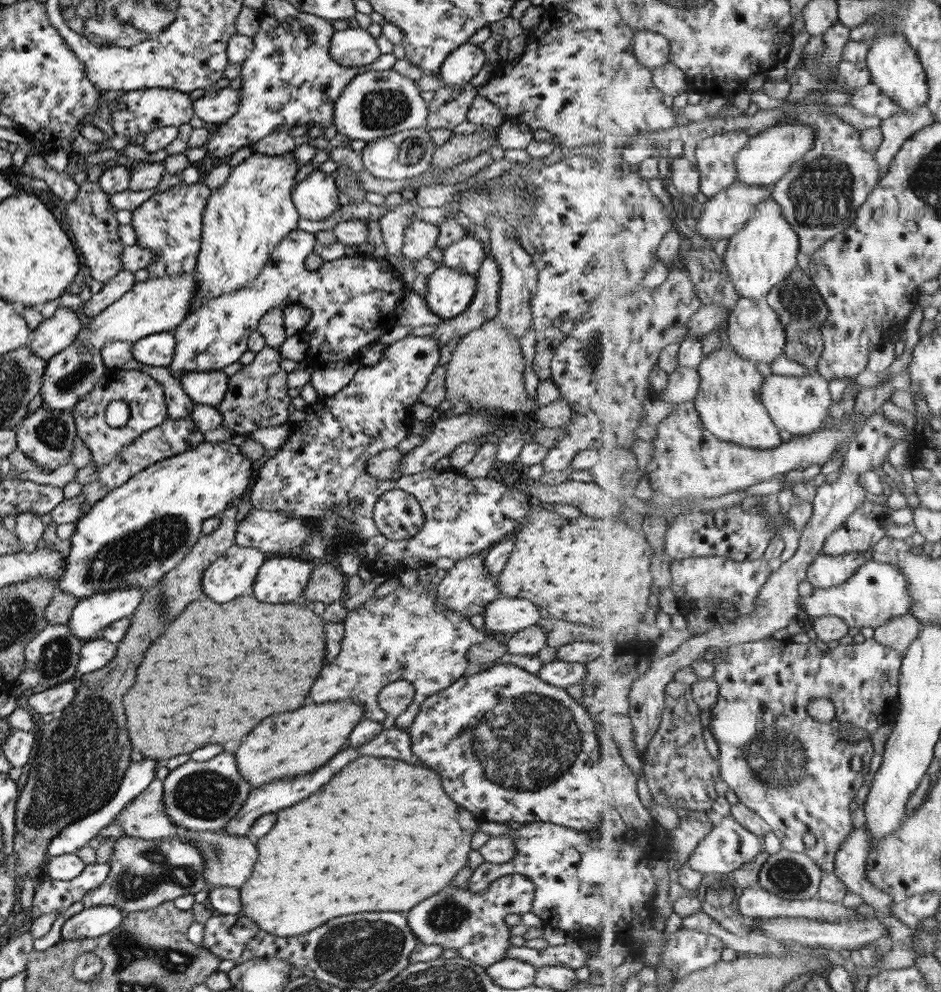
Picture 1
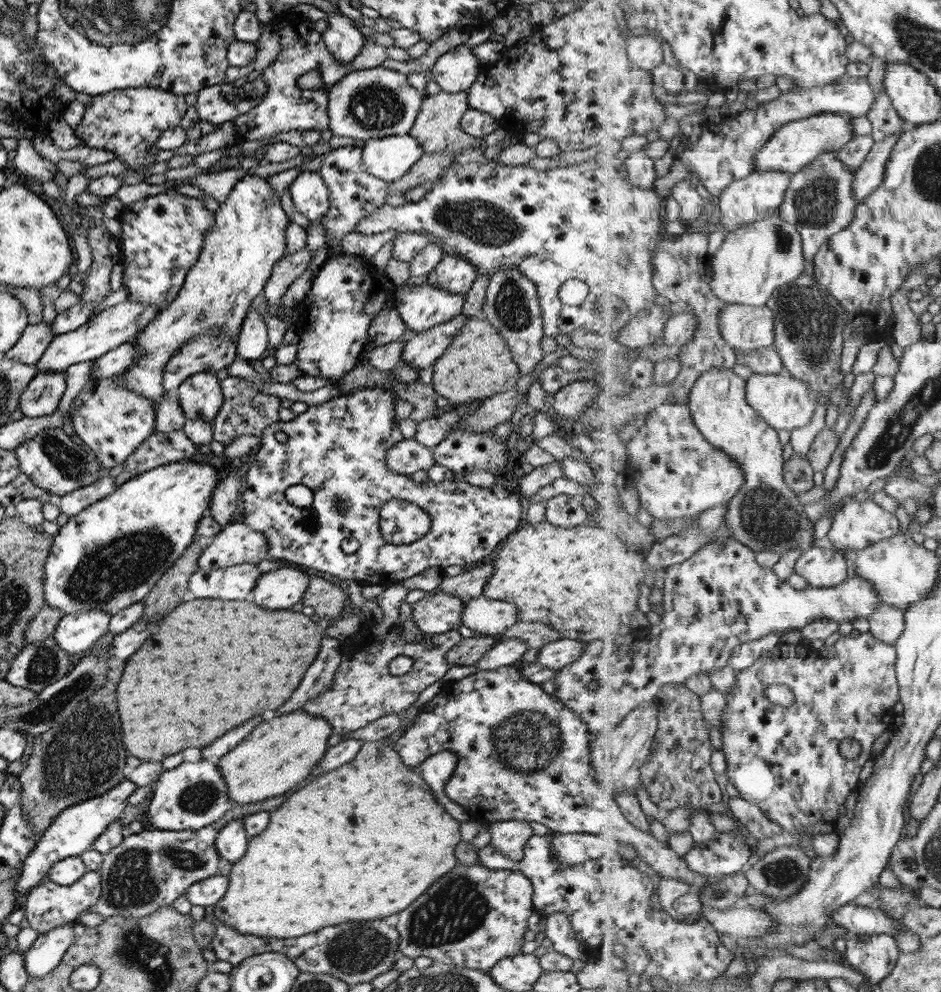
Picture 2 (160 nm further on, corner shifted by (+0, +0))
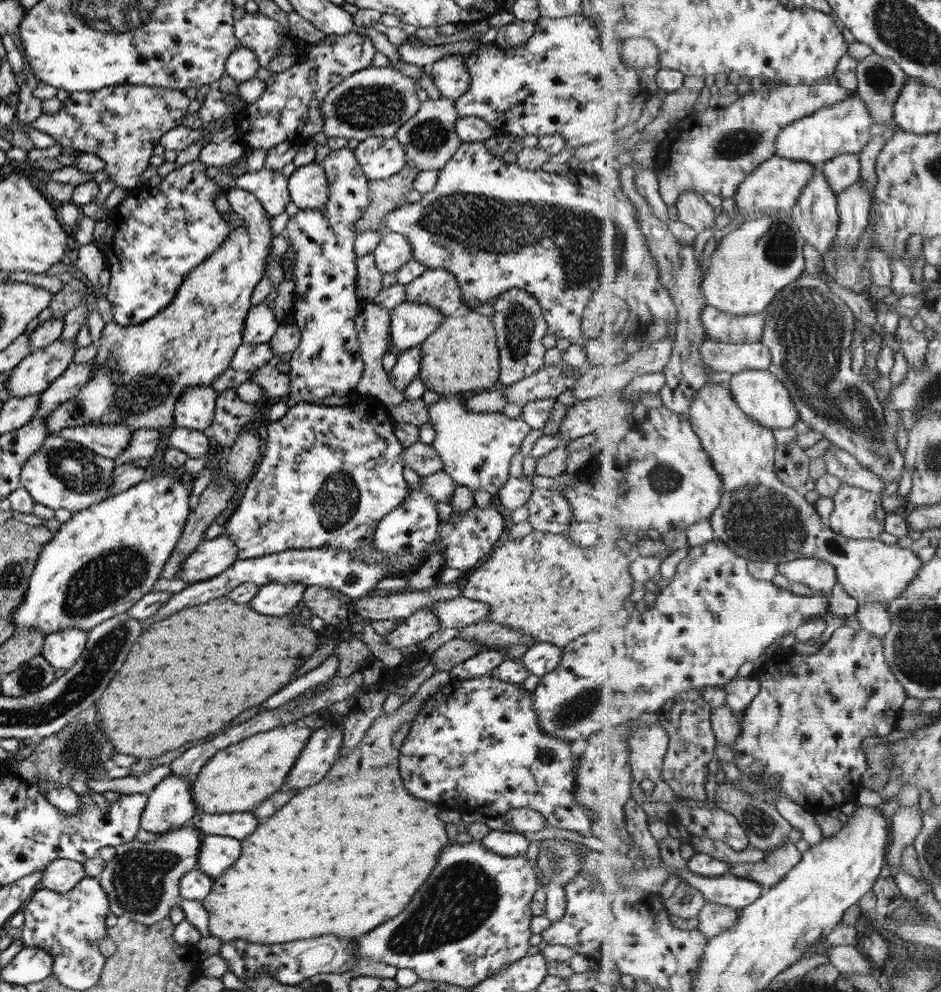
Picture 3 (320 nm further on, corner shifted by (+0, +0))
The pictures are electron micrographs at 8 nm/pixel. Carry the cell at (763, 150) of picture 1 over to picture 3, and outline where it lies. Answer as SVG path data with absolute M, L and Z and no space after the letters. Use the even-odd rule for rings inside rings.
M860 97L845 100L843 104L833 104L786 127L779 134L775 155L807 161L812 165L824 164L841 154L860 155L873 139L869 133L871 124L874 124L871 118L867 104Z

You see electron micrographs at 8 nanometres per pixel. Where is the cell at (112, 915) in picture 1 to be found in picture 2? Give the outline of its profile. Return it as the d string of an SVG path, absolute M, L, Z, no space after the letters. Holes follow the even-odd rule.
M77 920L40 933L24 951L23 966L28 976L43 976L53 970L82 927Z

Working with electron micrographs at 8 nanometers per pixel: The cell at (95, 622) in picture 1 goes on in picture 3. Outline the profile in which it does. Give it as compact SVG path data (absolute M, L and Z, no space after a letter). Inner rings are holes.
M64 628L44 636L40 655L55 671L67 671L81 656L86 643L87 631Z

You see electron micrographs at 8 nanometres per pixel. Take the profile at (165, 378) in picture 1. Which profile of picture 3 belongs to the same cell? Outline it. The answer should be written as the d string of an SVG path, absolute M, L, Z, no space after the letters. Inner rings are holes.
M138 428L132 432L127 446L113 459L113 466L117 468L131 460L147 458L155 452L167 435L167 430L153 430L152 428Z

